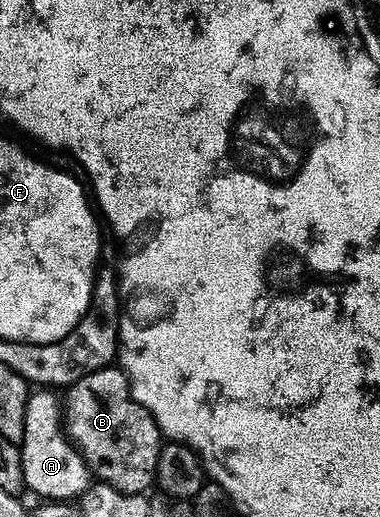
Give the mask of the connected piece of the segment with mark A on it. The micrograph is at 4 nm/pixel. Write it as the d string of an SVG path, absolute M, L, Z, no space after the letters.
M34 389L26 402L22 452L22 481L46 501L74 501L92 483L92 468L74 446L64 426L64 403L50 389Z

